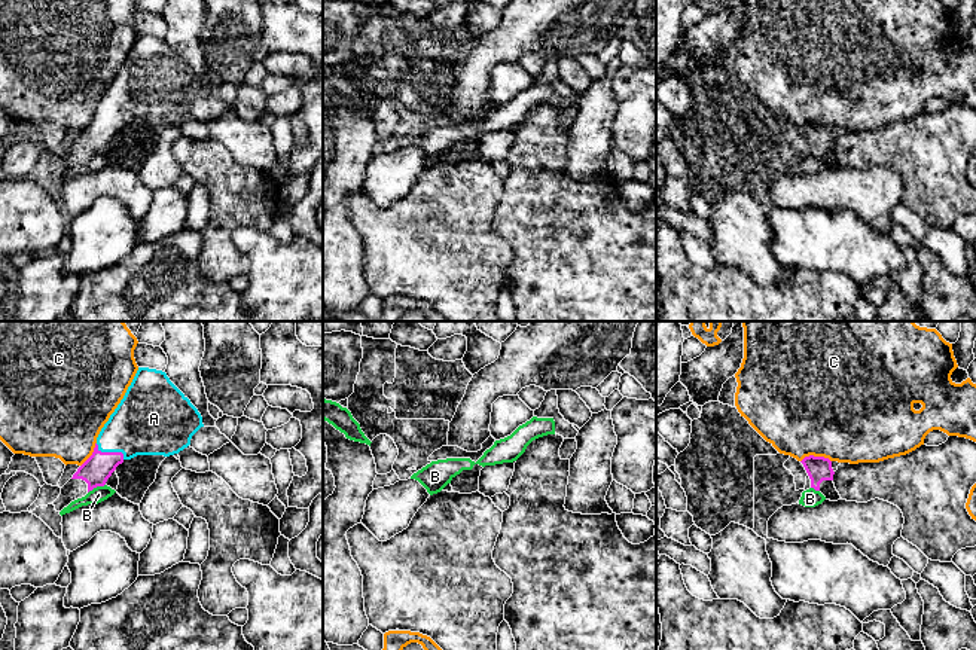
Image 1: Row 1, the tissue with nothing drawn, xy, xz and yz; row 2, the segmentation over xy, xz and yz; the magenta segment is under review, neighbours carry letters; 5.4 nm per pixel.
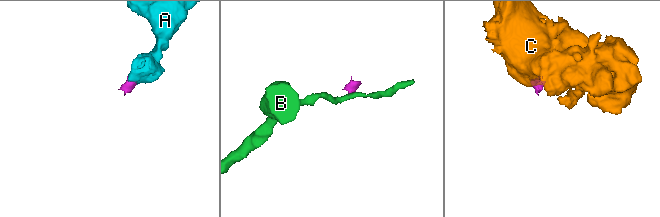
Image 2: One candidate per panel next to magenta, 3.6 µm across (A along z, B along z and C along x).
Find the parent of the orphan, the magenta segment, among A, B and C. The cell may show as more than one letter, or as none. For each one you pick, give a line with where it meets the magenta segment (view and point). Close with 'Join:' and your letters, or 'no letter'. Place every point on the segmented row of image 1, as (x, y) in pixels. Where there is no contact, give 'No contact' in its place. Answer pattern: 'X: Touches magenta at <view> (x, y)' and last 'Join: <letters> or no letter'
A: Touches magenta at xy (110, 452)
Join: A

